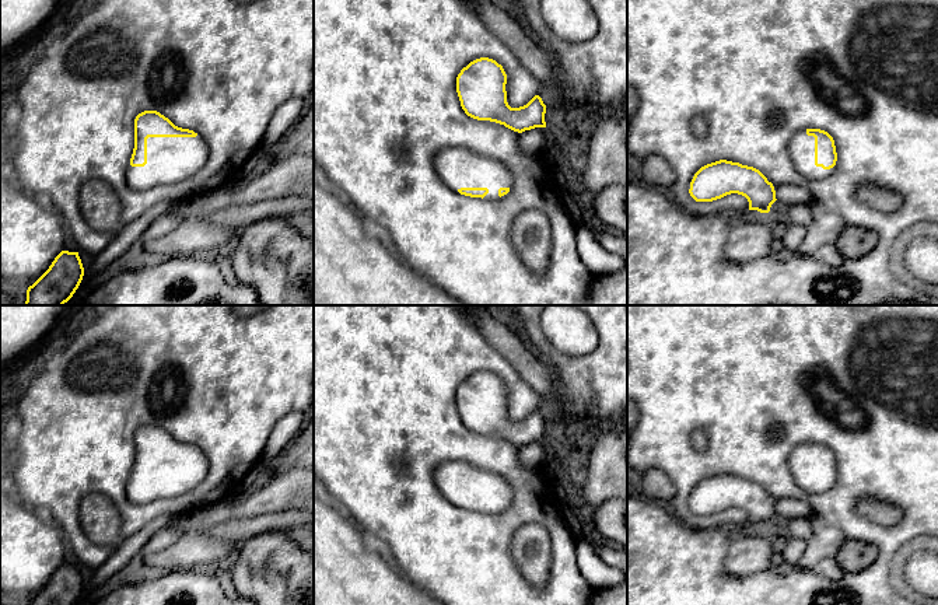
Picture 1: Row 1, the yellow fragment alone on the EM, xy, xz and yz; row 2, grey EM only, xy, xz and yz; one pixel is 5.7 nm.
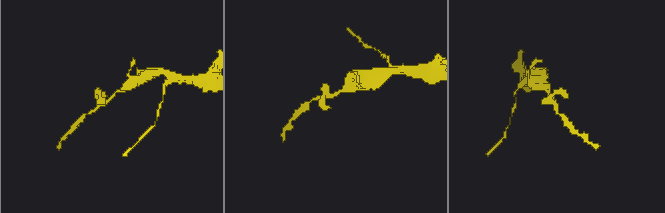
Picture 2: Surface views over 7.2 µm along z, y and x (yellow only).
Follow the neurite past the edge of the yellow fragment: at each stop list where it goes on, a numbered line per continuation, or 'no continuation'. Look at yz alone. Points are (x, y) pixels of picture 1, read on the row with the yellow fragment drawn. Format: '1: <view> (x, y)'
1: yz (801, 149)

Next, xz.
1: xz (458, 167)

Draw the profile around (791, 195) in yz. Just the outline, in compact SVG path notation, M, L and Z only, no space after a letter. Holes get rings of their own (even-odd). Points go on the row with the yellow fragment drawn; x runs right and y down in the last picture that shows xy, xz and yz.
M780 185L774 188L776 199L788 206L794 204L811 204L813 200L809 190L804 186L797 185Z

